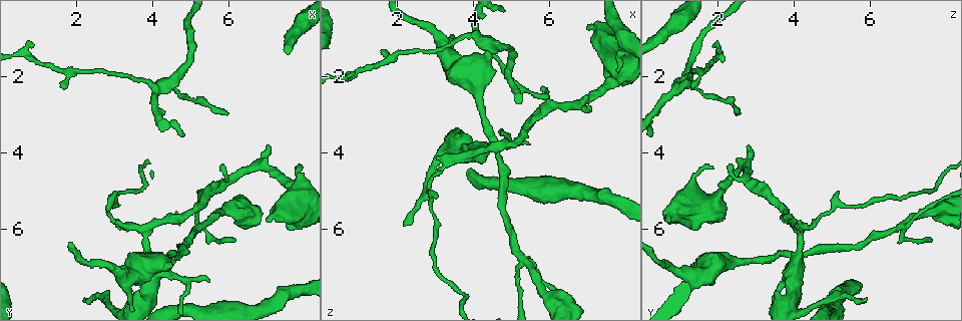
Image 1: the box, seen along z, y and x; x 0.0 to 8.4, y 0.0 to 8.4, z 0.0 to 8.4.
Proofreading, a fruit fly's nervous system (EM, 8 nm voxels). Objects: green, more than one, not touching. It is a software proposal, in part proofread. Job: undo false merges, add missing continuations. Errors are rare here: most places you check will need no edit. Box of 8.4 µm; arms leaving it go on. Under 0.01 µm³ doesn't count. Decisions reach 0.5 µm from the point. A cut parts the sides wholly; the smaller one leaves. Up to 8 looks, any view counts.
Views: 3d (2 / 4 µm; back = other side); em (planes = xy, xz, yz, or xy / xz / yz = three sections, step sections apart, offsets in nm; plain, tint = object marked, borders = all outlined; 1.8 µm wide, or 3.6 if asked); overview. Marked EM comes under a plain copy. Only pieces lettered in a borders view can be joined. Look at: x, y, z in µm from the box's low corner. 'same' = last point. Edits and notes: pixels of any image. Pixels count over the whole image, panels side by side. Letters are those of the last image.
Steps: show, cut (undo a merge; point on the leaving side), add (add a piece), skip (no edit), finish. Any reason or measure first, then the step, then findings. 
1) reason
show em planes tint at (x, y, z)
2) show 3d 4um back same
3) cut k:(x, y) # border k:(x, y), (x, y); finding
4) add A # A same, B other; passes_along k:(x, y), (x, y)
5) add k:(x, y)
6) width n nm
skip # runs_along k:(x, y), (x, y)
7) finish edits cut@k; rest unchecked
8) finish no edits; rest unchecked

thick end
show em xz step 8 borders at (4.45, 6.95, 1.30)

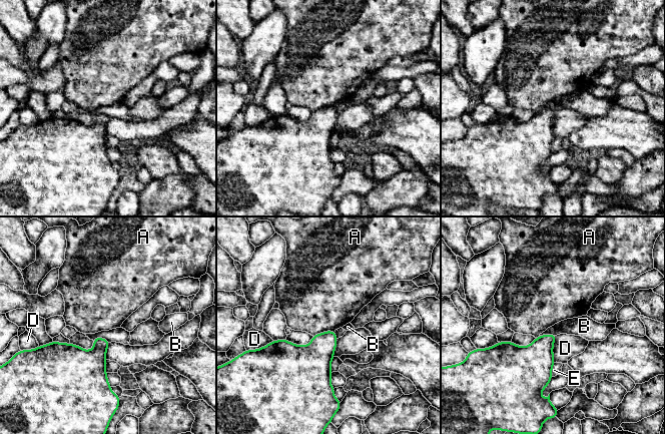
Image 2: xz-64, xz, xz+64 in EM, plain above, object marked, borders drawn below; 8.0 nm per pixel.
cut it another way
show em yz step 4 borders same

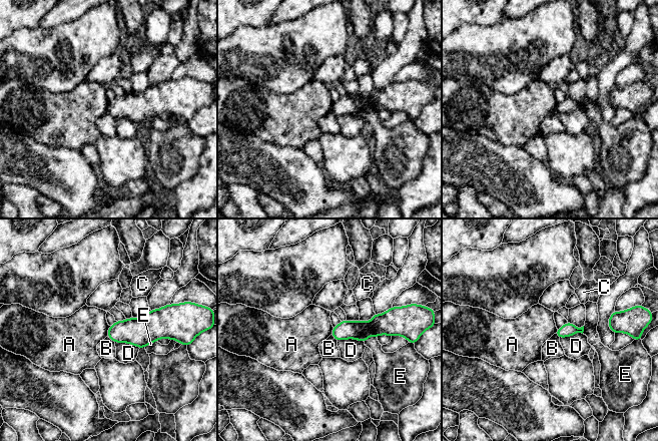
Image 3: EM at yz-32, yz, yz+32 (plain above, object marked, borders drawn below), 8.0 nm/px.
skip # A other, B other, C other, D other, E other; border 3:(110, 326), (106, 336); no lettered piece goes on from it

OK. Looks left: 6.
stops while still wide
show 3d 2um at (7.00, 5.80, 0.70)

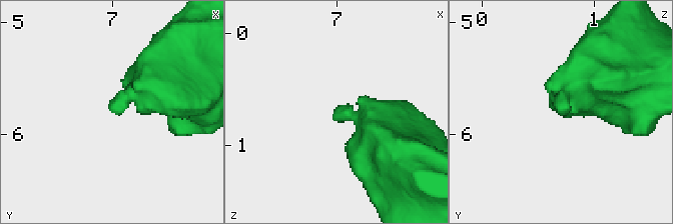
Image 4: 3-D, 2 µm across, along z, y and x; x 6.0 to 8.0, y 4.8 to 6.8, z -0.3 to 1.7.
show em planes borders at (7.02, 5.78, 0.76)

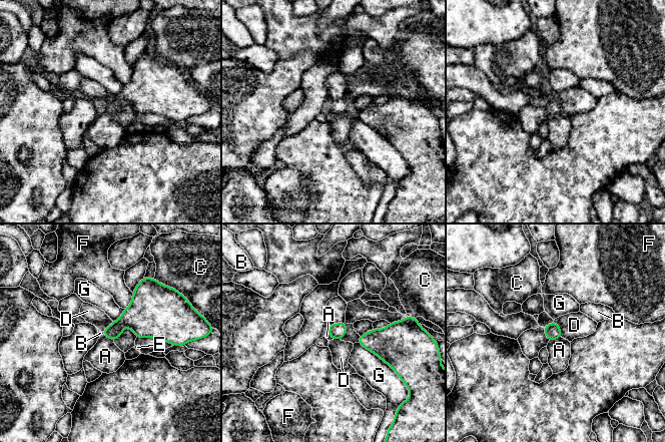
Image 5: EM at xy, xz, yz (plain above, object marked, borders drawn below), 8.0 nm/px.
skip # A other, B other, C other, D other, E other, F other, G other; border 5:(561, 337), (549, 341); none of them fits

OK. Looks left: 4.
four-way junction
show 3d 2um at (4.35, 2.20, 1.10)

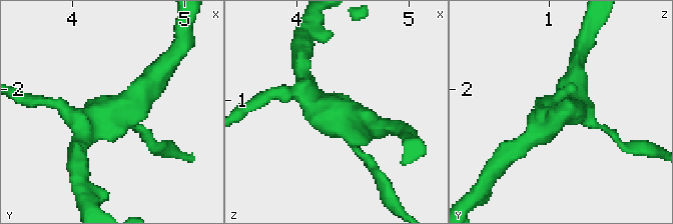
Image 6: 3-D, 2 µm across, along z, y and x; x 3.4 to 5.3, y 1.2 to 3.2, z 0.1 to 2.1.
arms 4
show em planes tint at (4.34, 2.18, 1.14)

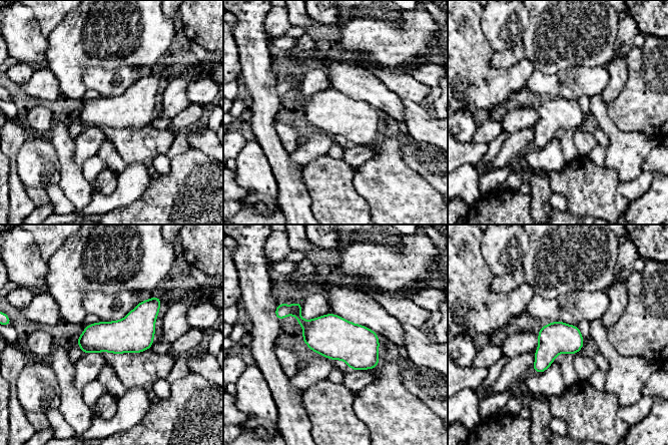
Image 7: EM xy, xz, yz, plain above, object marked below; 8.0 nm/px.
what lies round it
show em planes borders same

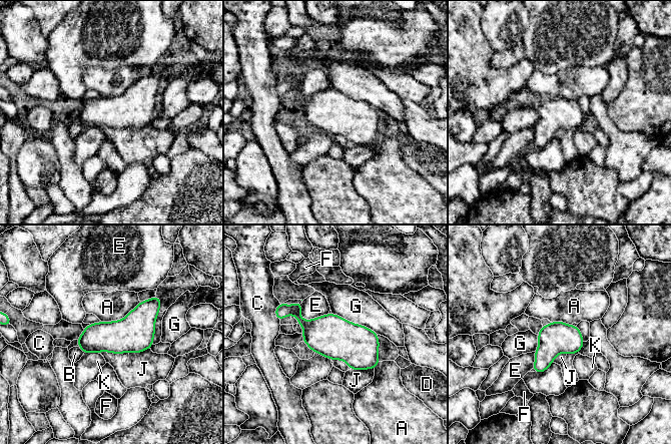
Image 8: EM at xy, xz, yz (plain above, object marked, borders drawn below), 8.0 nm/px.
longest_contact G 420 nm
skip # A other, B other, C other, D other, E other, F other, G other, J other, K other; one neuron here

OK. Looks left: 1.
show em planes borders at (5.95, 2.95, 2.50)

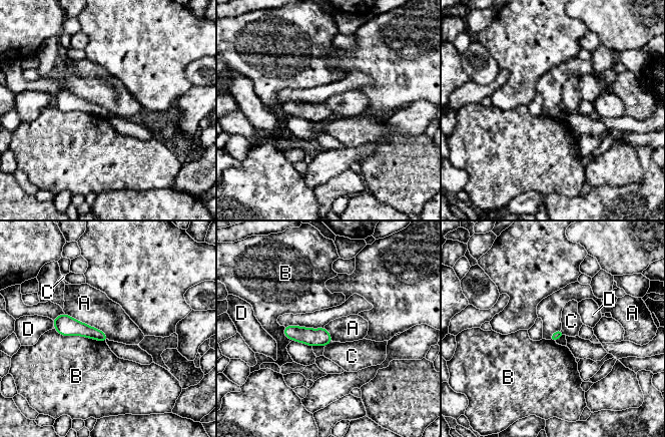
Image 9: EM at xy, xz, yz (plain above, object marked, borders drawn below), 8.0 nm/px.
skip # A other, B other, C other, D other; border 9:(64, 312), (98, 328), (108, 339); no lettered piece goes on from it

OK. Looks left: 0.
finish no edits; rest unchecked

